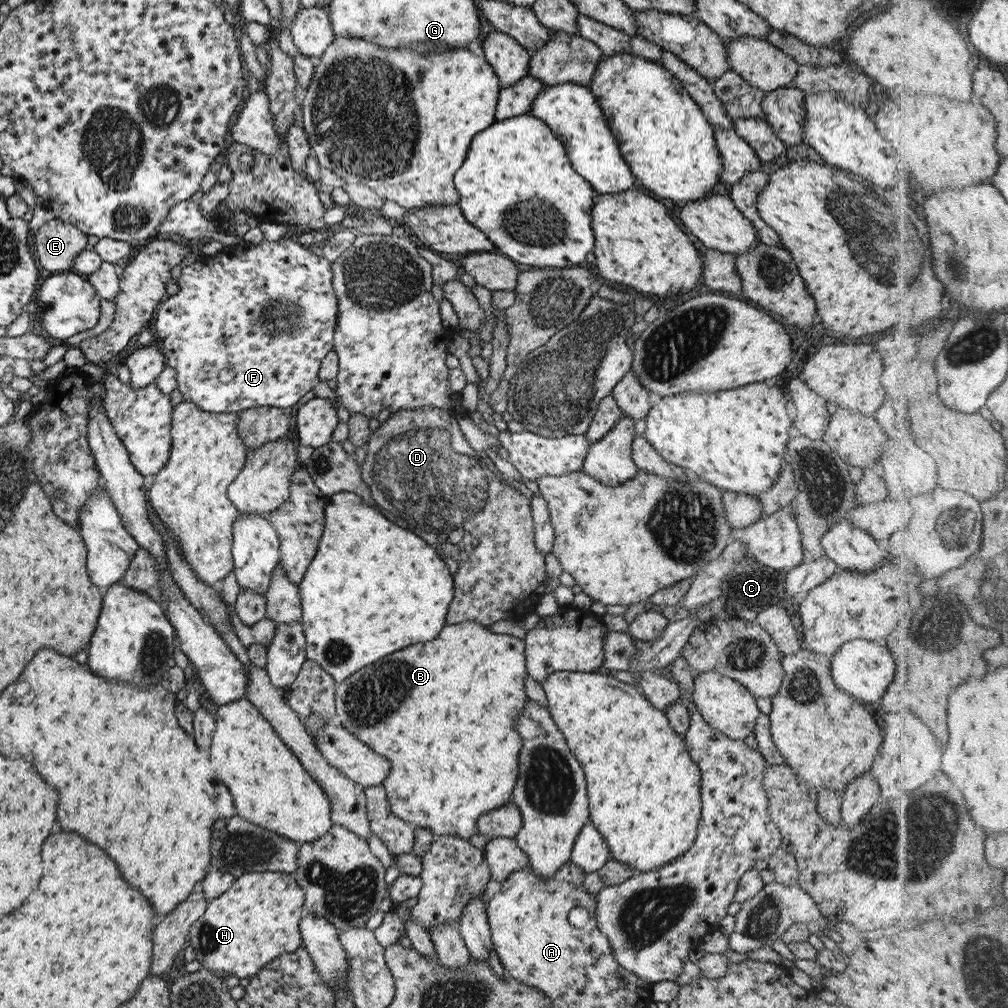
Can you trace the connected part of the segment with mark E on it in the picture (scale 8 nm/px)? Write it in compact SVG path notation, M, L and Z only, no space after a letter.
M56 217L33 232L33 250L39 266L54 272L71 272L73 260L87 246L86 234Z

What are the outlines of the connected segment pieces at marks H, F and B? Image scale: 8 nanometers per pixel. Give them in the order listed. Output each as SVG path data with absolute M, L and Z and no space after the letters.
M283 871L248 872L234 879L225 892L206 903L203 914L190 926L189 946L201 968L250 978L280 954L302 946L298 922L303 915L304 892Z
M287 235L275 242L261 241L257 244L240 242L224 248L214 256L199 256L193 264L178 267L175 272L178 291L167 295L156 308L155 321L151 330L158 349L165 357L165 364L176 372L176 388L185 401L191 401L205 412L237 413L257 407L287 408L293 406L309 392L317 382L318 370L323 357L332 349L332 336L334 334L336 316L338 313L337 299L331 284L331 264L323 256L315 256L306 245L301 245L293 237Z
M475 621L445 624L433 640L393 652L337 684L334 719L391 764L381 785L389 810L397 818L412 828L427 829L434 838L451 835L467 840L478 832L475 820L481 814L509 802L521 749L513 722L525 705L523 684L527 681L522 639L493 634L489 627Z

